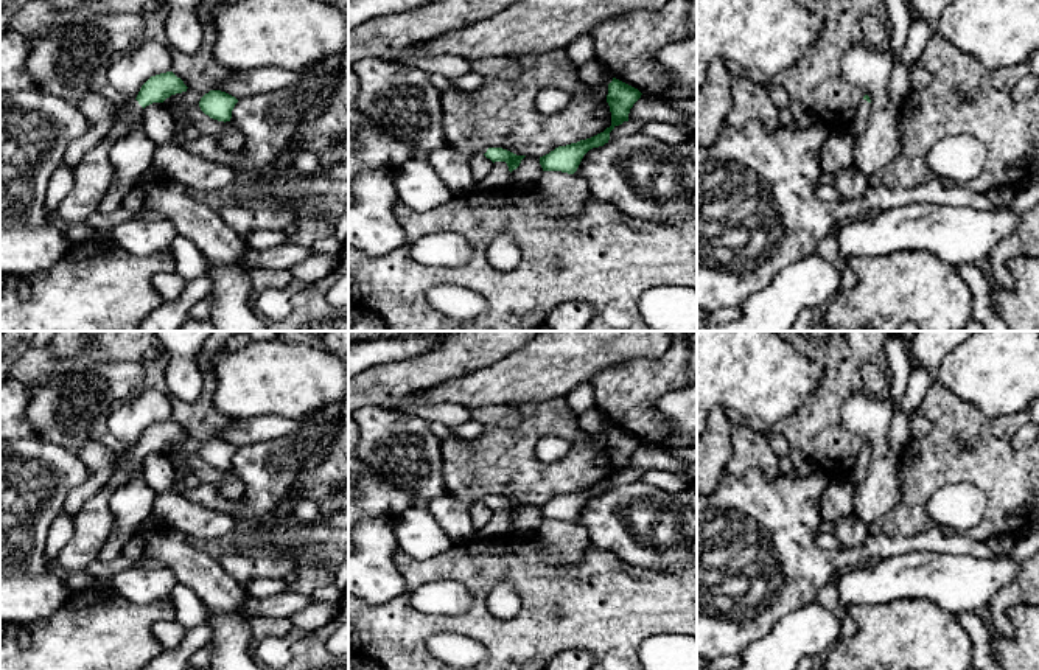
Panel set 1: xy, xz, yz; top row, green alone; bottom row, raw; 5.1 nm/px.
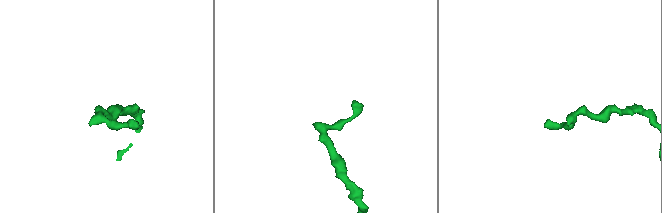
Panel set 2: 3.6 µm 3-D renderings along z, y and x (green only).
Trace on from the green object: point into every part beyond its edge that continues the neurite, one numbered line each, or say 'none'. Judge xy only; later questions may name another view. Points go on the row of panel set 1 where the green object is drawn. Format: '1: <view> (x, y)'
1: xy (92, 177)

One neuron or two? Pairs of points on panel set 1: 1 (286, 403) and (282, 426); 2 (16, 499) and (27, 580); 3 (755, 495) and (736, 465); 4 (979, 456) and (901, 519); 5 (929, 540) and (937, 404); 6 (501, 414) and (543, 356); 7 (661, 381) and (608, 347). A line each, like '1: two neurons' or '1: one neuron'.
1: two neurons
2: one neuron
3: two neurons
4: one neuron
5: two neurons
6: two neurons
7: two neurons

